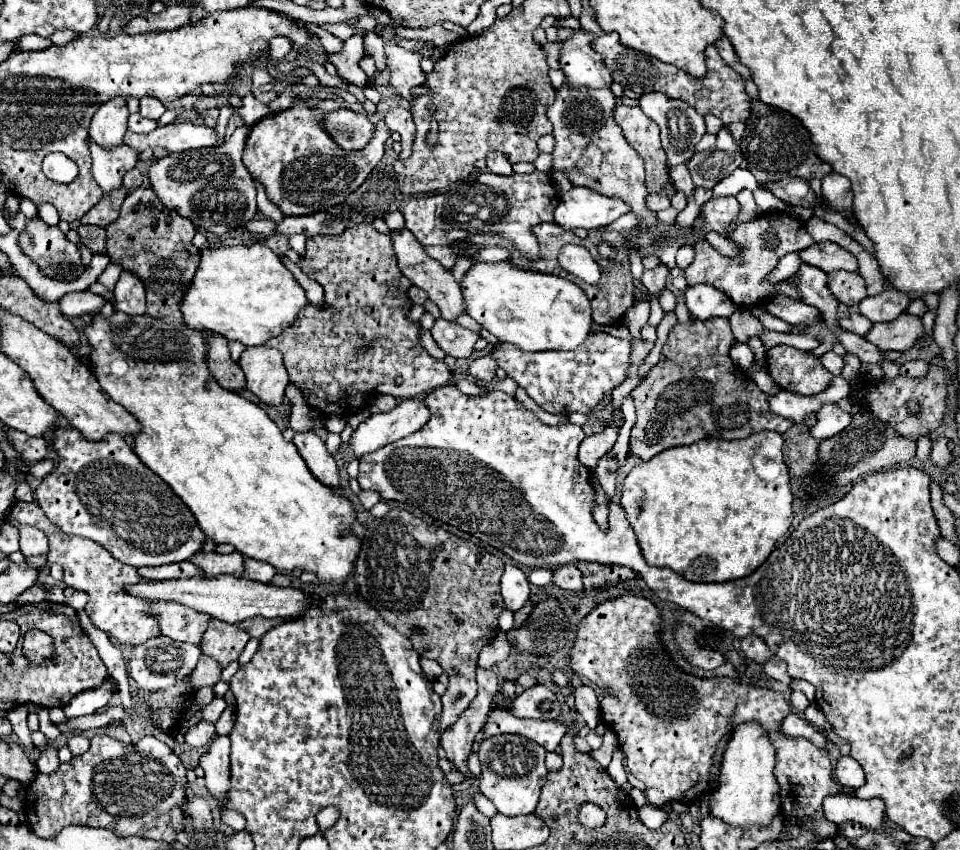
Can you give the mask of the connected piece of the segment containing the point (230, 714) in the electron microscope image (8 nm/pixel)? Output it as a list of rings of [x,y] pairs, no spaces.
[[[228,707],[222,715],[220,715],[220,719],[216,721],[216,735],[230,735],[230,731],[232,731],[232,727],[234,727],[234,707]]]

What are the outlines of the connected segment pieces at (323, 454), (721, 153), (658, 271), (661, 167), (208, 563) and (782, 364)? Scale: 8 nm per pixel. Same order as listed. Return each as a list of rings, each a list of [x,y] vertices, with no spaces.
[[[304,431],[304,433],[296,433],[294,435],[294,445],[298,447],[300,455],[304,457],[308,469],[312,471],[312,475],[316,475],[320,481],[324,481],[326,485],[340,485],[338,481],[338,467],[334,457],[328,453],[326,443],[322,437],[316,435],[316,431]]]
[[[726,127],[718,133],[718,143],[712,151],[694,155],[686,165],[690,169],[696,187],[712,189],[724,175],[730,175],[742,163],[742,153],[738,151],[730,131]]]
[[[660,263],[658,267],[644,271],[642,283],[644,283],[644,287],[648,289],[648,293],[650,293],[652,297],[658,299],[660,293],[666,289],[666,277],[668,277],[668,273],[670,273],[670,269],[668,269],[666,263]]]
[[[616,105],[614,121],[622,129],[630,147],[640,155],[640,159],[646,165],[648,191],[650,193],[666,191],[668,197],[672,197],[676,193],[676,187],[670,181],[666,153],[658,137],[660,133],[658,125],[652,119],[648,119],[648,115],[644,115],[640,107],[626,107],[626,105]]]
[[[232,551],[228,555],[220,553],[196,553],[192,555],[192,561],[208,575],[242,575],[244,573],[244,555],[238,551]]]
[[[776,345],[766,353],[768,373],[786,391],[798,395],[820,393],[832,375],[826,371],[818,357],[806,355],[790,345]]]

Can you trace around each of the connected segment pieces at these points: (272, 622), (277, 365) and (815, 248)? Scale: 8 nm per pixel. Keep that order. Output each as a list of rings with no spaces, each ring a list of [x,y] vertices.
[[[254,617],[254,619],[246,619],[244,623],[238,623],[238,627],[242,631],[246,631],[250,637],[260,639],[266,631],[270,631],[272,627],[276,627],[280,621],[284,619],[264,619],[264,617]]]
[[[264,345],[244,349],[240,357],[240,367],[246,375],[246,389],[250,389],[262,403],[282,403],[284,389],[290,379],[278,351],[272,351]]]
[[[832,241],[824,243],[814,243],[812,247],[800,251],[800,259],[812,267],[822,269],[824,273],[834,273],[834,271],[858,271],[858,261],[856,257],[842,249],[840,245]]]

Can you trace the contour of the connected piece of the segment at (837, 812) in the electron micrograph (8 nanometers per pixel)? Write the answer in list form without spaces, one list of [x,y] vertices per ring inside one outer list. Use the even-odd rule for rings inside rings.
[[[832,795],[824,799],[824,815],[828,815],[834,823],[852,821],[872,833],[880,833],[884,829],[886,807],[878,797],[858,799],[854,795]]]

